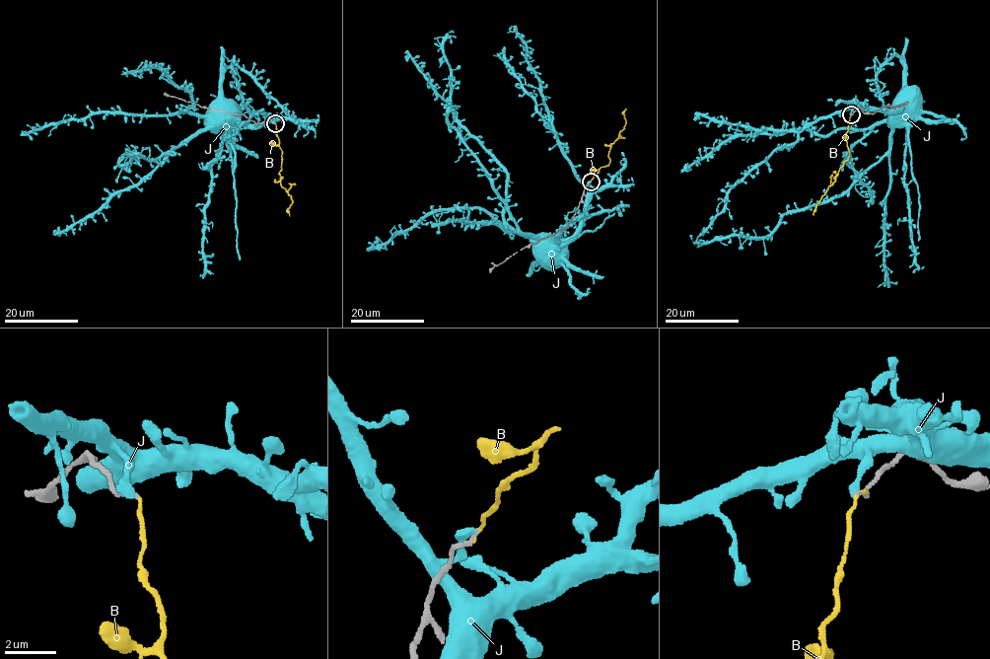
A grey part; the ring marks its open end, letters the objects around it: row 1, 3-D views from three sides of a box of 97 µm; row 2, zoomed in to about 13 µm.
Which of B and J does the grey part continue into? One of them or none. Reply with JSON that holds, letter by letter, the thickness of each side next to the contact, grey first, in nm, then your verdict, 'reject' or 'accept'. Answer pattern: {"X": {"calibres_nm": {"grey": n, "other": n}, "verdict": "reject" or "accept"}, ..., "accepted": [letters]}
{"B": {"calibres_nm": {"grey": 170, "other": 90}, "verdict": "reject"}, "J": {"calibres_nm": {"grey": 140, "other": 360}, "verdict": "reject"}, "accepted": []}

